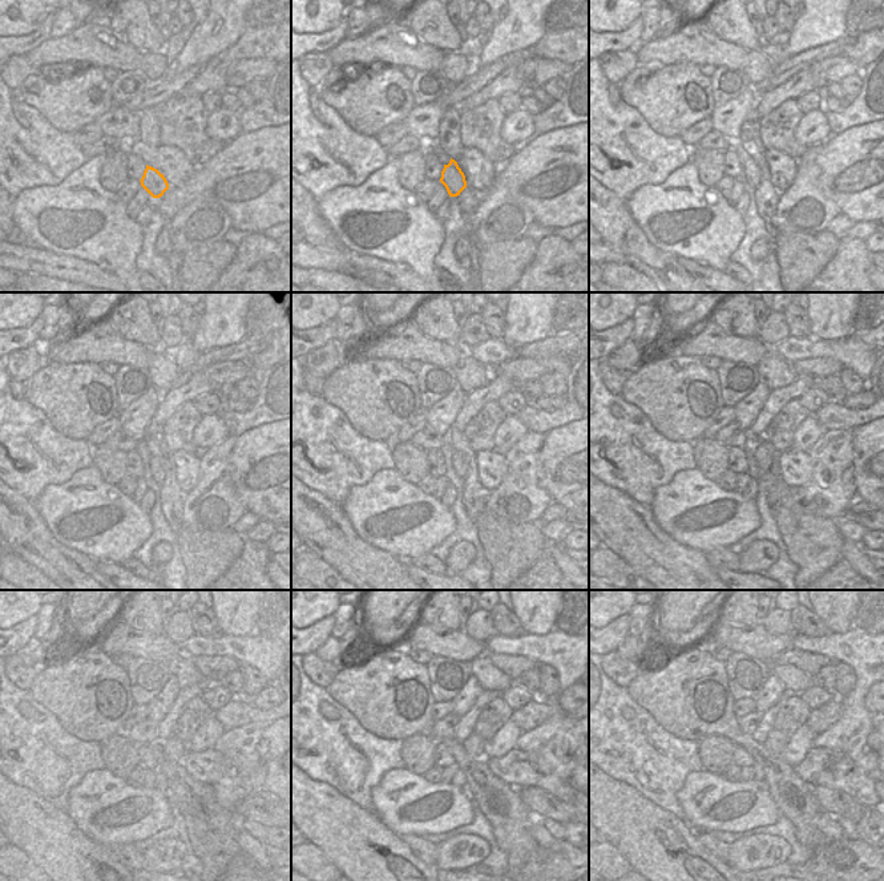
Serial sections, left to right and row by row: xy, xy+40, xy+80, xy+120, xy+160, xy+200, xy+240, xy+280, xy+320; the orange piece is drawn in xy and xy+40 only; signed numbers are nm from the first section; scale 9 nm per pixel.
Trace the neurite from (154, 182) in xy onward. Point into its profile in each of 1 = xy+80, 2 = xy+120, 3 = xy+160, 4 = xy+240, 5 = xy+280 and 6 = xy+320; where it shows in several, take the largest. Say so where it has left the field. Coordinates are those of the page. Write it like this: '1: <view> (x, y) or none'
1: xy+80 (751, 173)
2: xy+120 (156, 469)
3: xy+160 (459, 463)
4: xy+240 (174, 750)
5: xy+280 (475, 744)
6: xy+320 (776, 740)

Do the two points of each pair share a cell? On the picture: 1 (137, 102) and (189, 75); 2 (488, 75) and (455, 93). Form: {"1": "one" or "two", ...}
{"1": "one", "2": "one"}

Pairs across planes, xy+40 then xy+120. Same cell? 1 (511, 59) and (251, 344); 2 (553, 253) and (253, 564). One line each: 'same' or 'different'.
1: same
2: same

